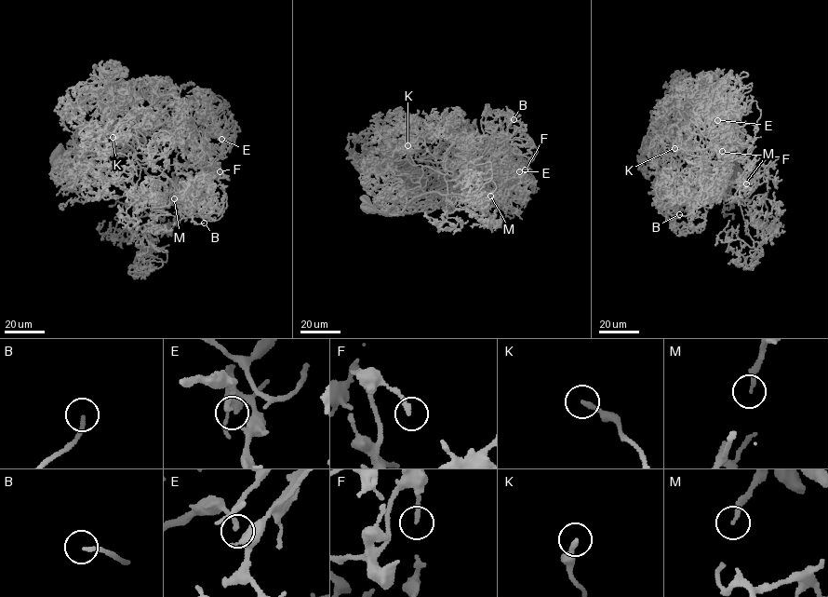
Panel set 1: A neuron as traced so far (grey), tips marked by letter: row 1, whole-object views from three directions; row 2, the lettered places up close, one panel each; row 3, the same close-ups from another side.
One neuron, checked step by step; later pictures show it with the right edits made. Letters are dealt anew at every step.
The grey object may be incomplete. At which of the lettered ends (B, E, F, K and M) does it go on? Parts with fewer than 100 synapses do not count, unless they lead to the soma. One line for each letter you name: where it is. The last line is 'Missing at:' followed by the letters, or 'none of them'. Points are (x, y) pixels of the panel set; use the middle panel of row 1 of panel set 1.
B: at (514, 119)
K: at (407, 145)
Missing at: B, K

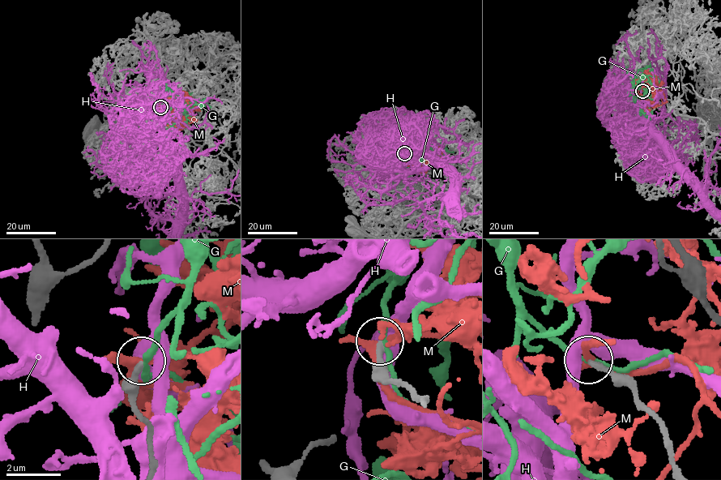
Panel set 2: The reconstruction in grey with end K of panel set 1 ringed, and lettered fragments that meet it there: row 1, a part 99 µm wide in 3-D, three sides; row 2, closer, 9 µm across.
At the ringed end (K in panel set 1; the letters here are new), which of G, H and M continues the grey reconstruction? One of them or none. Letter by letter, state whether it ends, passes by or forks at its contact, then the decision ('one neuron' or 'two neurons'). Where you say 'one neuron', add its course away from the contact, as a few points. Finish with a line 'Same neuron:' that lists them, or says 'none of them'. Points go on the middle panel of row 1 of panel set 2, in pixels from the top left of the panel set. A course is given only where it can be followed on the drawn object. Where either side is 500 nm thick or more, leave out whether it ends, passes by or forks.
G: it passes by | two neurons
H: it passes by | two neurons
M: it forks | two neurons
Same neuron: none of them

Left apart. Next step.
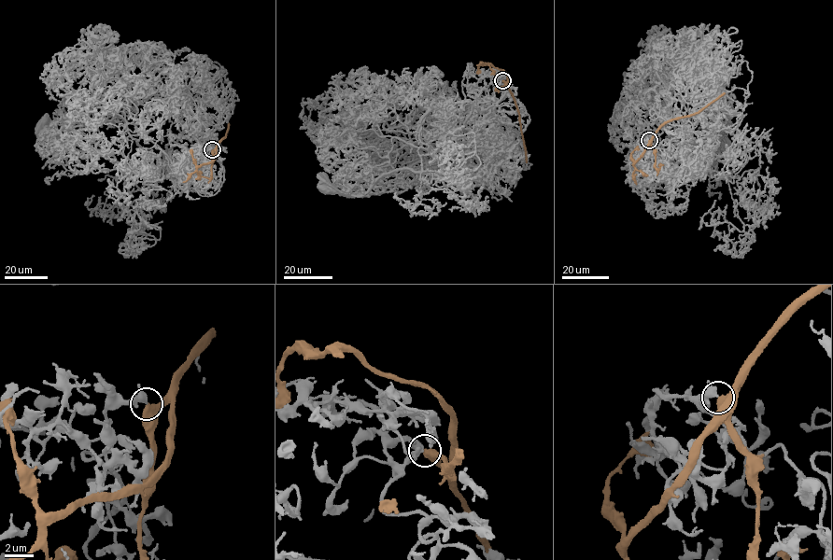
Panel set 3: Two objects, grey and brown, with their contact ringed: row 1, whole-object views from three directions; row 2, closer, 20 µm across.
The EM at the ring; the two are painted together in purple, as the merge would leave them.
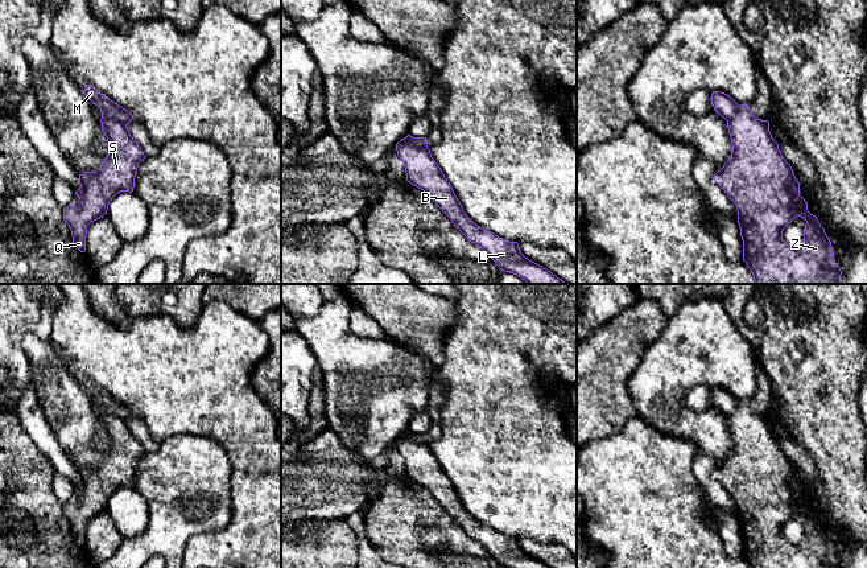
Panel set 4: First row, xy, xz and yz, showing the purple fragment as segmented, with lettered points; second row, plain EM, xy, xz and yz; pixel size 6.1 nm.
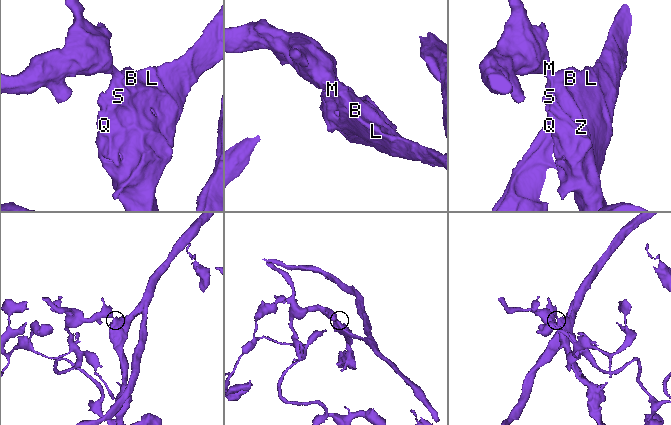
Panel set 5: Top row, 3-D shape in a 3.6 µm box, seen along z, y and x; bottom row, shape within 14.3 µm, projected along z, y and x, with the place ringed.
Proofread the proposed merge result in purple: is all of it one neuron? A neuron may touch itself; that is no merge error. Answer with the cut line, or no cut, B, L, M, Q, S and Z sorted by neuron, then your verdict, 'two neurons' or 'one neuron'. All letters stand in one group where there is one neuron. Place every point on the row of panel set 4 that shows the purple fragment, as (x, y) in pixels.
cut xz (399, 142), (411, 142), (426, 148); groups B L Q S Z / M; two neurons

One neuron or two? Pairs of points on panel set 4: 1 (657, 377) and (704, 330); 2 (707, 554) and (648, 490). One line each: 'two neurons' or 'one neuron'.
1: one neuron
2: one neuron

